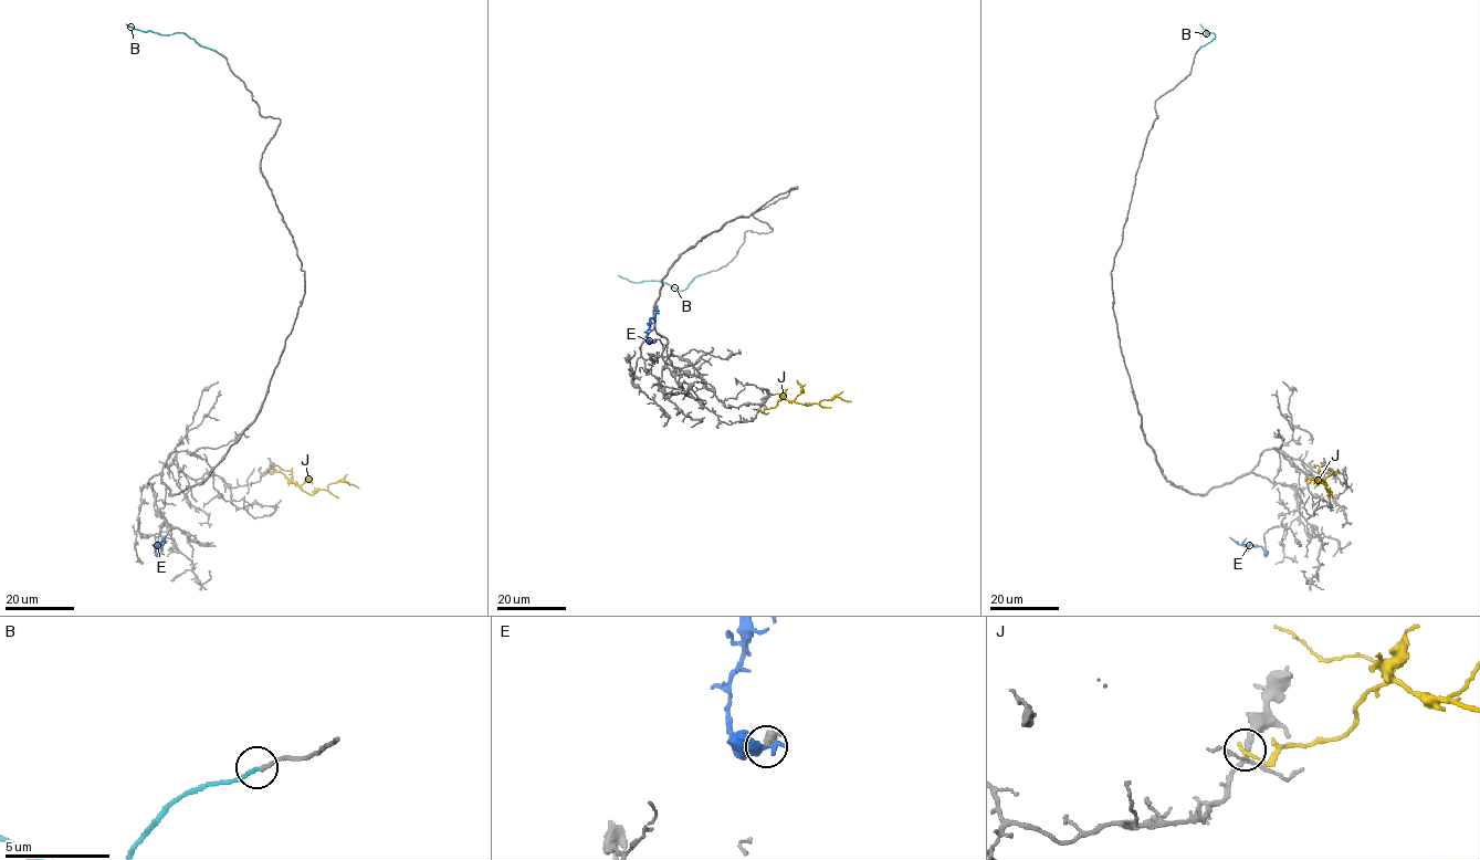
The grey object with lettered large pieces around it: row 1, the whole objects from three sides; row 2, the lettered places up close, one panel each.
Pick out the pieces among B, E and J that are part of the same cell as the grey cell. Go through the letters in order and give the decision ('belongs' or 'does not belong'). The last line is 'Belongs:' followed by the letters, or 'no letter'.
B: belongs
E: does not belong
J: does not belong
Belongs: B

